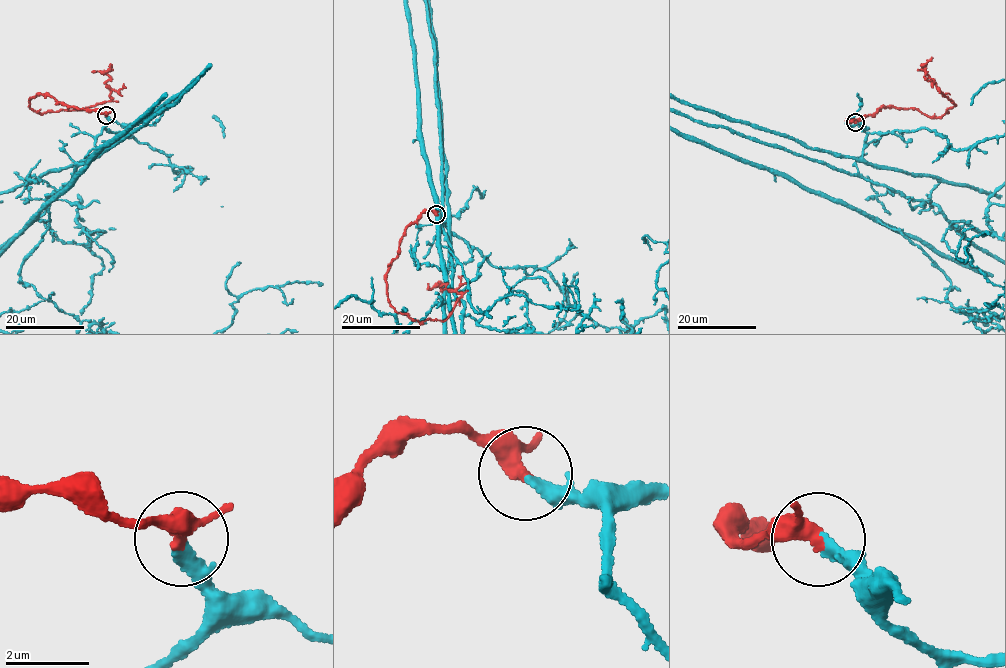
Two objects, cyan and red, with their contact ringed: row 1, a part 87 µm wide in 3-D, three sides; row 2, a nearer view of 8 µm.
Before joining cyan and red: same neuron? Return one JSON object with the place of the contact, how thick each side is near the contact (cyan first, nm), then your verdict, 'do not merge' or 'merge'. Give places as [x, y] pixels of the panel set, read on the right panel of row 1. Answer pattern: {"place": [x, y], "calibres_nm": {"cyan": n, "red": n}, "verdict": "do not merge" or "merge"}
{"place": [855, 122], "calibres_nm": {"cyan": 260, "red": 340}, "verdict": "merge"}

